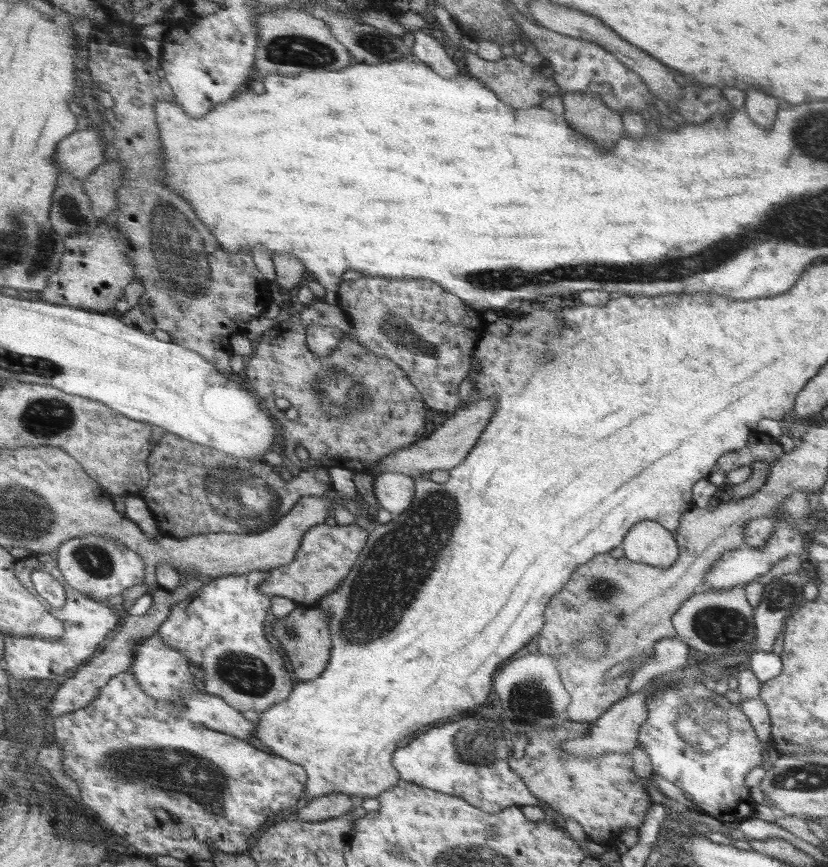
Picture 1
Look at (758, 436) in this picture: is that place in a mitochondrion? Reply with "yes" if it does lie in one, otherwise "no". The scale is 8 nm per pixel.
no

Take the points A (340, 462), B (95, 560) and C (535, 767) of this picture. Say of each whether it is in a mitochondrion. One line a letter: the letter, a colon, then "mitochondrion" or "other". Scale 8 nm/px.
A: other
B: mitochondrion
C: other

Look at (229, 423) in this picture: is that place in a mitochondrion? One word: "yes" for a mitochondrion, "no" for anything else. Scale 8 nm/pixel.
no

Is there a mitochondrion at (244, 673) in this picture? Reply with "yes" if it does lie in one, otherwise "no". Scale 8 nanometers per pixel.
yes

